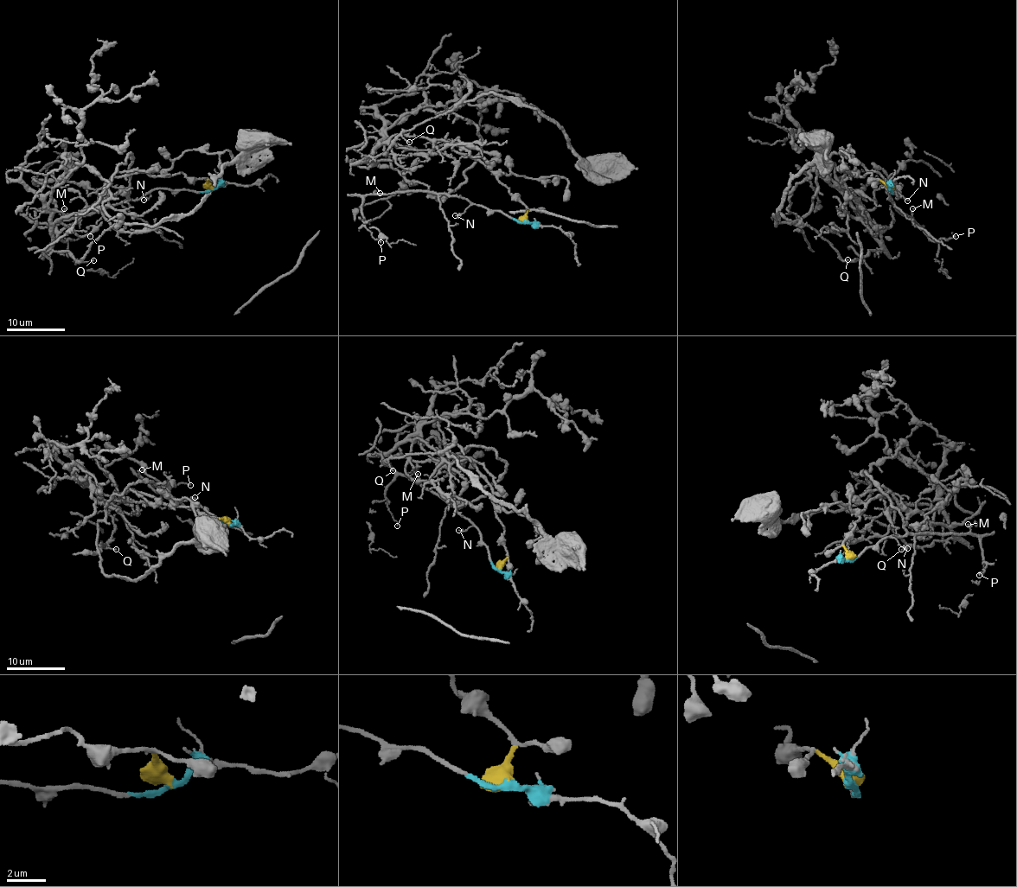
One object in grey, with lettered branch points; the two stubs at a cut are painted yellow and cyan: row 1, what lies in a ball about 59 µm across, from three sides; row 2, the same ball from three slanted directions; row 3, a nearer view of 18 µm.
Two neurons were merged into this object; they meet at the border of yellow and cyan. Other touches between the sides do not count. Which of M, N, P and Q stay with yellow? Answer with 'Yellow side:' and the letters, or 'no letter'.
Yellow side: Q

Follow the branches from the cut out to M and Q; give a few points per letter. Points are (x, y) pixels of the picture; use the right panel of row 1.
M: (889, 189), (892, 192), (889, 190), (892, 188), (889, 199), (893, 201), (892, 204), (911, 218), (912, 208)
Q: (889, 189), (867, 173), (856, 175), (852, 172), (844, 182), (875, 224), (880, 247), (847, 259)

